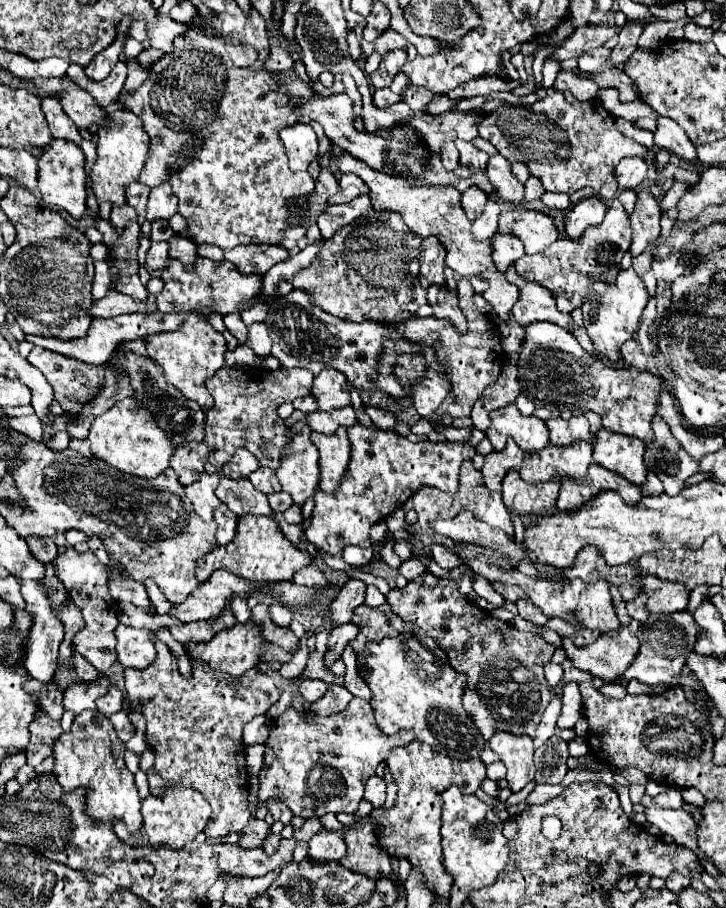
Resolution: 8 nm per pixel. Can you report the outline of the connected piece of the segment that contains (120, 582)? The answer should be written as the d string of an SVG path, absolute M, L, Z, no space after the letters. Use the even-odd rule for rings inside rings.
M110 561L110 565L114 567L114 573L116 573L116 577L114 577L112 581L108 581L112 597L114 597L116 601L130 601L132 605L136 605L136 607L144 609L146 613L154 615L156 609L154 609L154 603L152 603L150 597L148 597L146 587L144 587L142 583L138 583L138 581L122 579L122 577L120 577L120 569L118 569L118 565L116 565L114 561Z

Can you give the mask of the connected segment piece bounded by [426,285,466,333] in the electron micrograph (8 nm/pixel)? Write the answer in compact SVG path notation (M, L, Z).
M432 285L428 289L428 305L434 309L432 317L436 319L446 319L450 321L458 333L466 333L466 317L462 315L460 307L458 307L458 297L456 293L448 291L448 287L436 287Z

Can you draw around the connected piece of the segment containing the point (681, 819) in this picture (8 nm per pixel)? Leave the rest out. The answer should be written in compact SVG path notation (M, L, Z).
M644 795L642 799L642 805L646 807L646 819L648 823L656 825L662 833L670 835L678 845L684 845L688 849L696 849L692 847L692 843L698 843L698 837L696 837L696 821L692 819L692 815L684 809L662 809L662 807L656 807L652 803L652 797Z

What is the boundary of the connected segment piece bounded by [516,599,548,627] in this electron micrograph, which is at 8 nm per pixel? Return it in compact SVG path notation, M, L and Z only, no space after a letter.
M520 599L520 601L516 601L516 607L518 607L518 613L520 613L520 617L522 619L526 619L526 621L530 621L532 625L546 625L546 621L548 621L548 617L542 613L542 609L540 607L536 607L536 605L532 605L530 601L524 601L524 599Z

